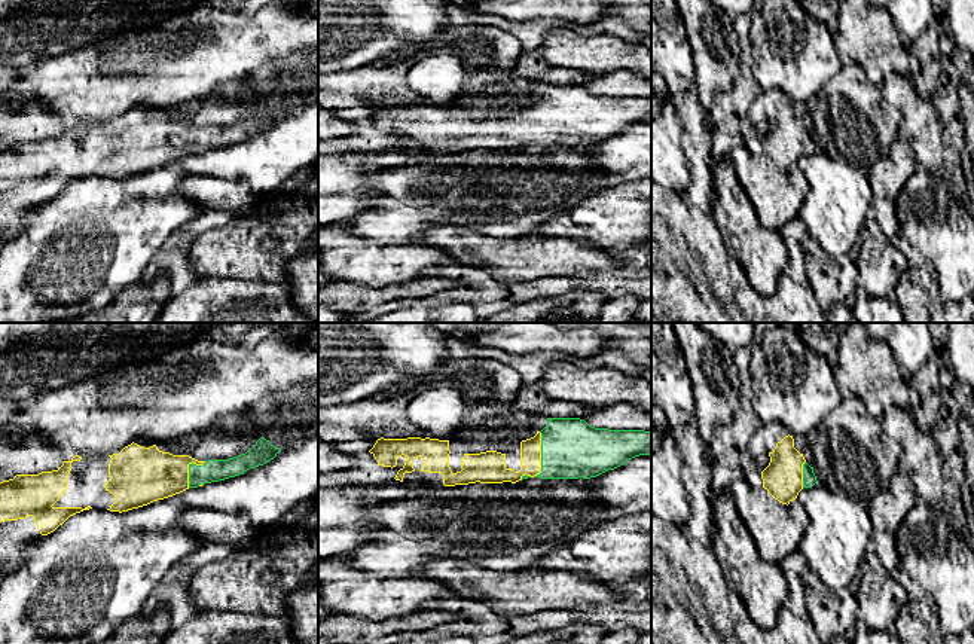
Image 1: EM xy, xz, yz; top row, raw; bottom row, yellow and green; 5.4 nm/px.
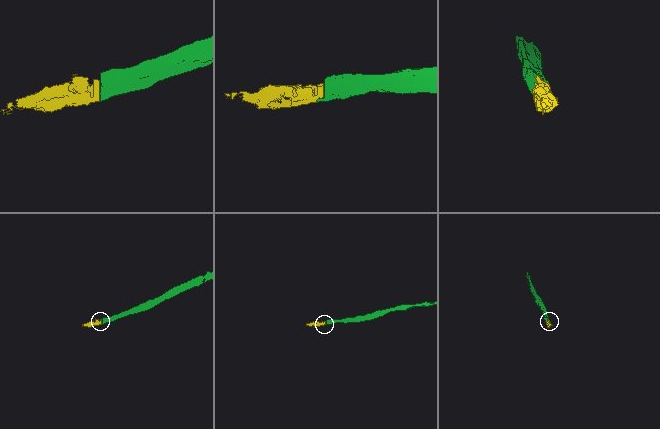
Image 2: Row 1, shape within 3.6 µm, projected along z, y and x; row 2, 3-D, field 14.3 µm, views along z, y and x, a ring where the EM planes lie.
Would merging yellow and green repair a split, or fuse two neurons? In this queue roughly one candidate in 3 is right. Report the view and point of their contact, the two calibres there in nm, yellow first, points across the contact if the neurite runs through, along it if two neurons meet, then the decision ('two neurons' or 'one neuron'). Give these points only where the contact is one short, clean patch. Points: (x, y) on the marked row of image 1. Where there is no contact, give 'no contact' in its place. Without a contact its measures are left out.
xz (540, 454) | 110/320 nm | one neuron

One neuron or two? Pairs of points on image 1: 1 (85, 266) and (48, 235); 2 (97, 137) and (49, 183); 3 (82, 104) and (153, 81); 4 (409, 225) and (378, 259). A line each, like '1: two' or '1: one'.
1: one
2: one
3: one
4: two

